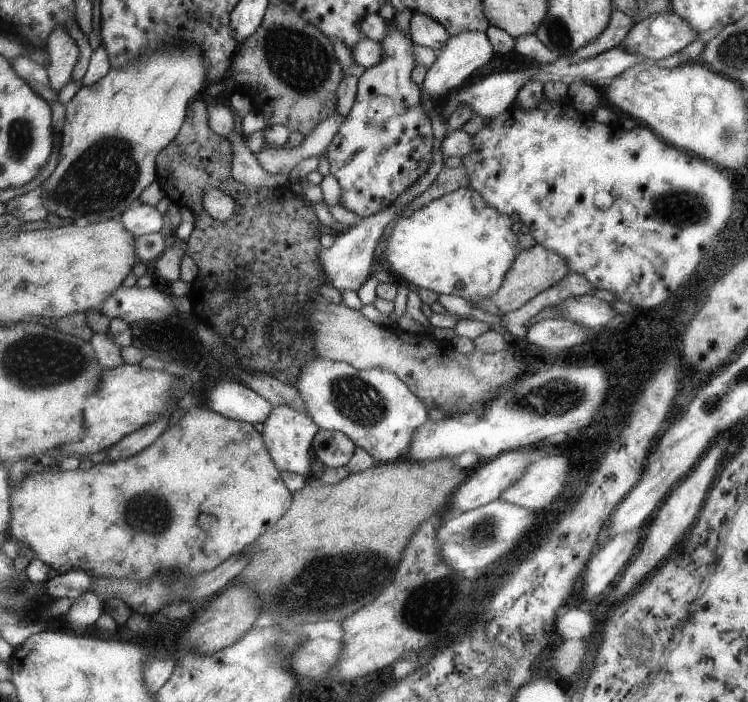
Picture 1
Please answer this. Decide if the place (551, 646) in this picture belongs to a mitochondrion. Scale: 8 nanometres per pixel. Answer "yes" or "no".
no

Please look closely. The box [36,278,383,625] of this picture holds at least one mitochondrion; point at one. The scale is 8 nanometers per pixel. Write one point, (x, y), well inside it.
(155, 512)

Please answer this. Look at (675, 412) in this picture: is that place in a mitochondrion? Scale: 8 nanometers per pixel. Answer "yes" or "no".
no

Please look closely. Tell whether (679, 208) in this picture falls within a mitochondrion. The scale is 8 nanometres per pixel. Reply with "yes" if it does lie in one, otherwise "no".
yes

